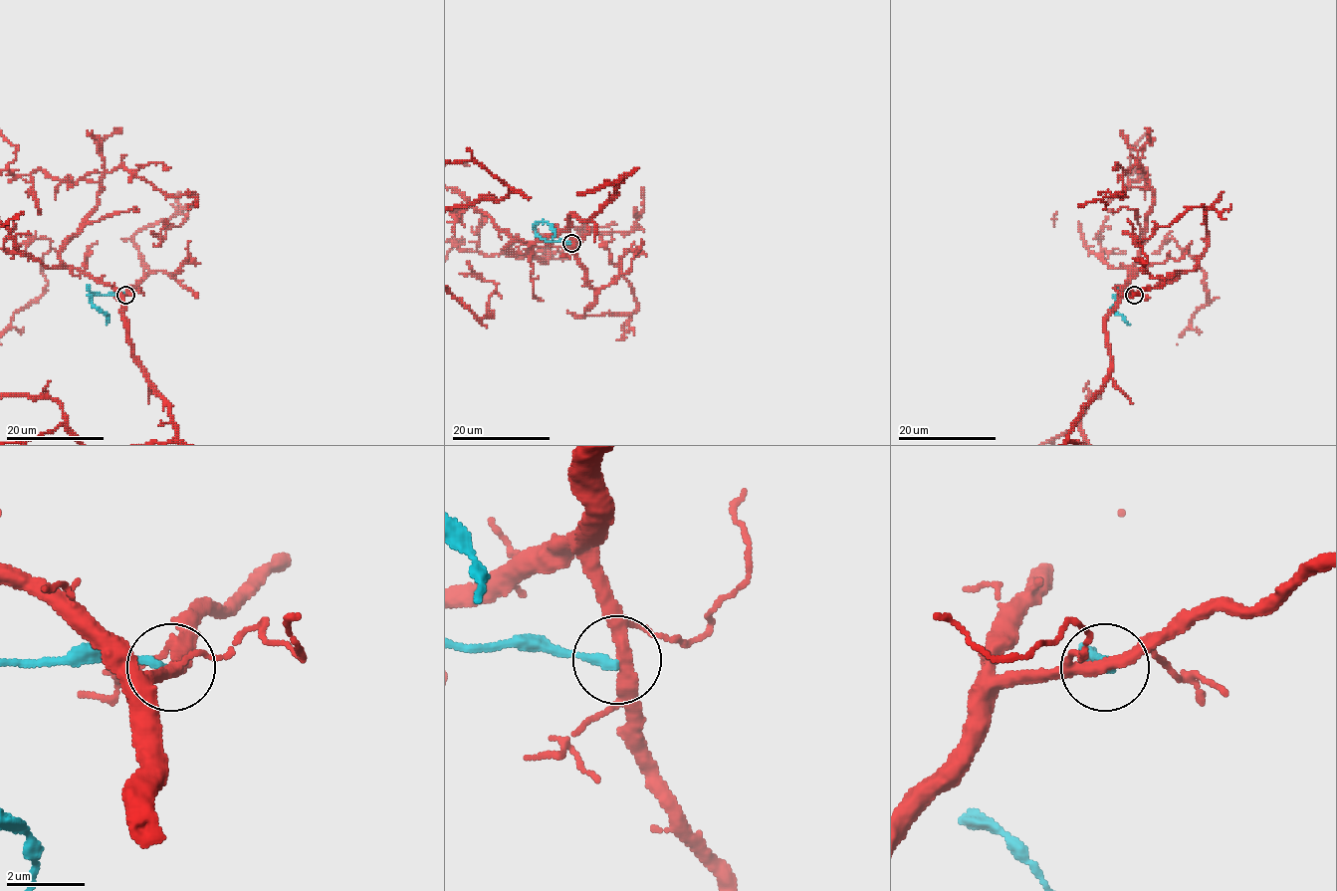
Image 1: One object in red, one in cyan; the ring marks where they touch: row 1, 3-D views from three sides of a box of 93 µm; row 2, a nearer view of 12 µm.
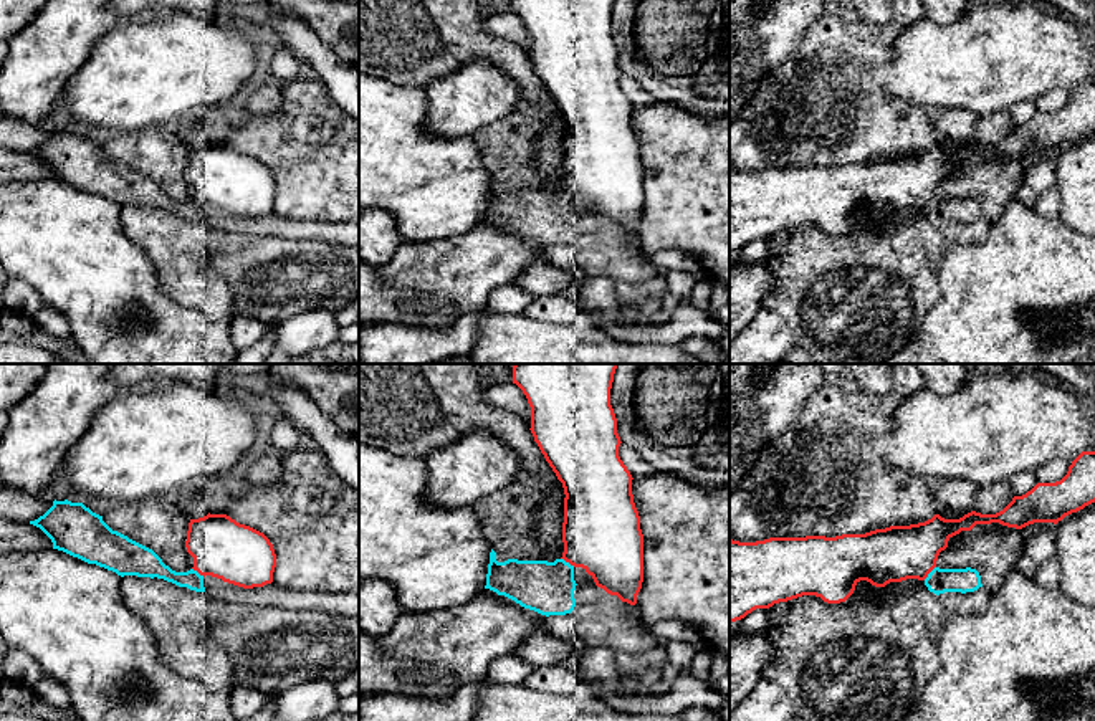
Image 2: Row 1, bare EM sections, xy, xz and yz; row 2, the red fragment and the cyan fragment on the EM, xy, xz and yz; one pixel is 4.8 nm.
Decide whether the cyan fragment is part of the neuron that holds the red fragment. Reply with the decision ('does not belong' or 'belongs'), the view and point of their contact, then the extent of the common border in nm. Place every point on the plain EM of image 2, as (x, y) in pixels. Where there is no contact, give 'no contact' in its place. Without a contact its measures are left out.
does not belong | xz (568, 190) | 80 nm

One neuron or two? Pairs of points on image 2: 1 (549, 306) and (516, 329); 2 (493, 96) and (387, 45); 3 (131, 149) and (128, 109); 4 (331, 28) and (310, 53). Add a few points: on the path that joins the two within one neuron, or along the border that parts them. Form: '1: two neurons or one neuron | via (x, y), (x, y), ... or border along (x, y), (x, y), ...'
1: two neurons | border along (523, 313), (538, 319), (571, 324)
2: two neurons | border along (485, 60), (465, 62), (424, 88)
3: two neurons | border along (167, 126), (146, 126), (116, 133)
4: two neurons | border along (298, 17), (341, 60)

